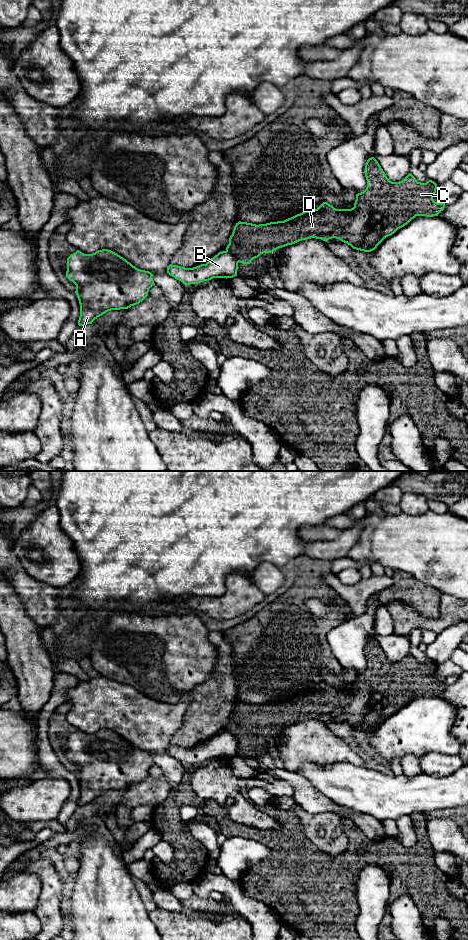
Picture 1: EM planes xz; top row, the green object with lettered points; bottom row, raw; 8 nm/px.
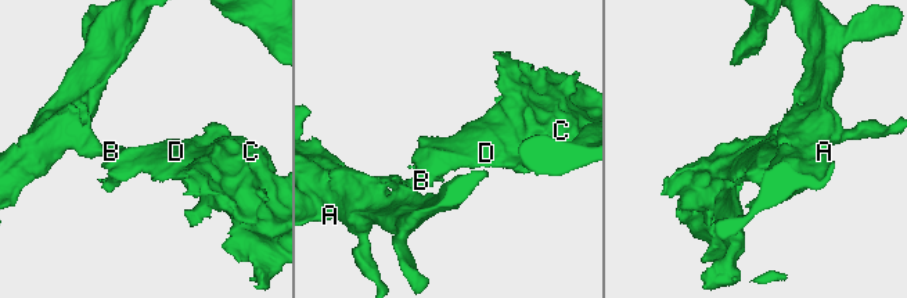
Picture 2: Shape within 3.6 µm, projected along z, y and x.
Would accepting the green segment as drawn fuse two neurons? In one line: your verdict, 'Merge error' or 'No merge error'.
Merge error

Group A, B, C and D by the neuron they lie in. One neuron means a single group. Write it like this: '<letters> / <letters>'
A B / C D

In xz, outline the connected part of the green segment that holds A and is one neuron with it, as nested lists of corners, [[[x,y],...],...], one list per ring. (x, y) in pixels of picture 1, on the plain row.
[[[102,729],[92,734],[77,730],[67,738],[66,757],[76,765],[75,773],[80,784],[78,805],[92,804],[108,791],[128,789],[139,784],[155,765],[152,756],[151,752],[136,748],[111,730]]]

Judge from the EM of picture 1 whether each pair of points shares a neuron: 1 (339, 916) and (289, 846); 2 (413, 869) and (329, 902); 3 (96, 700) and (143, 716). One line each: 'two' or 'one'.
1: one
2: one
3: one

